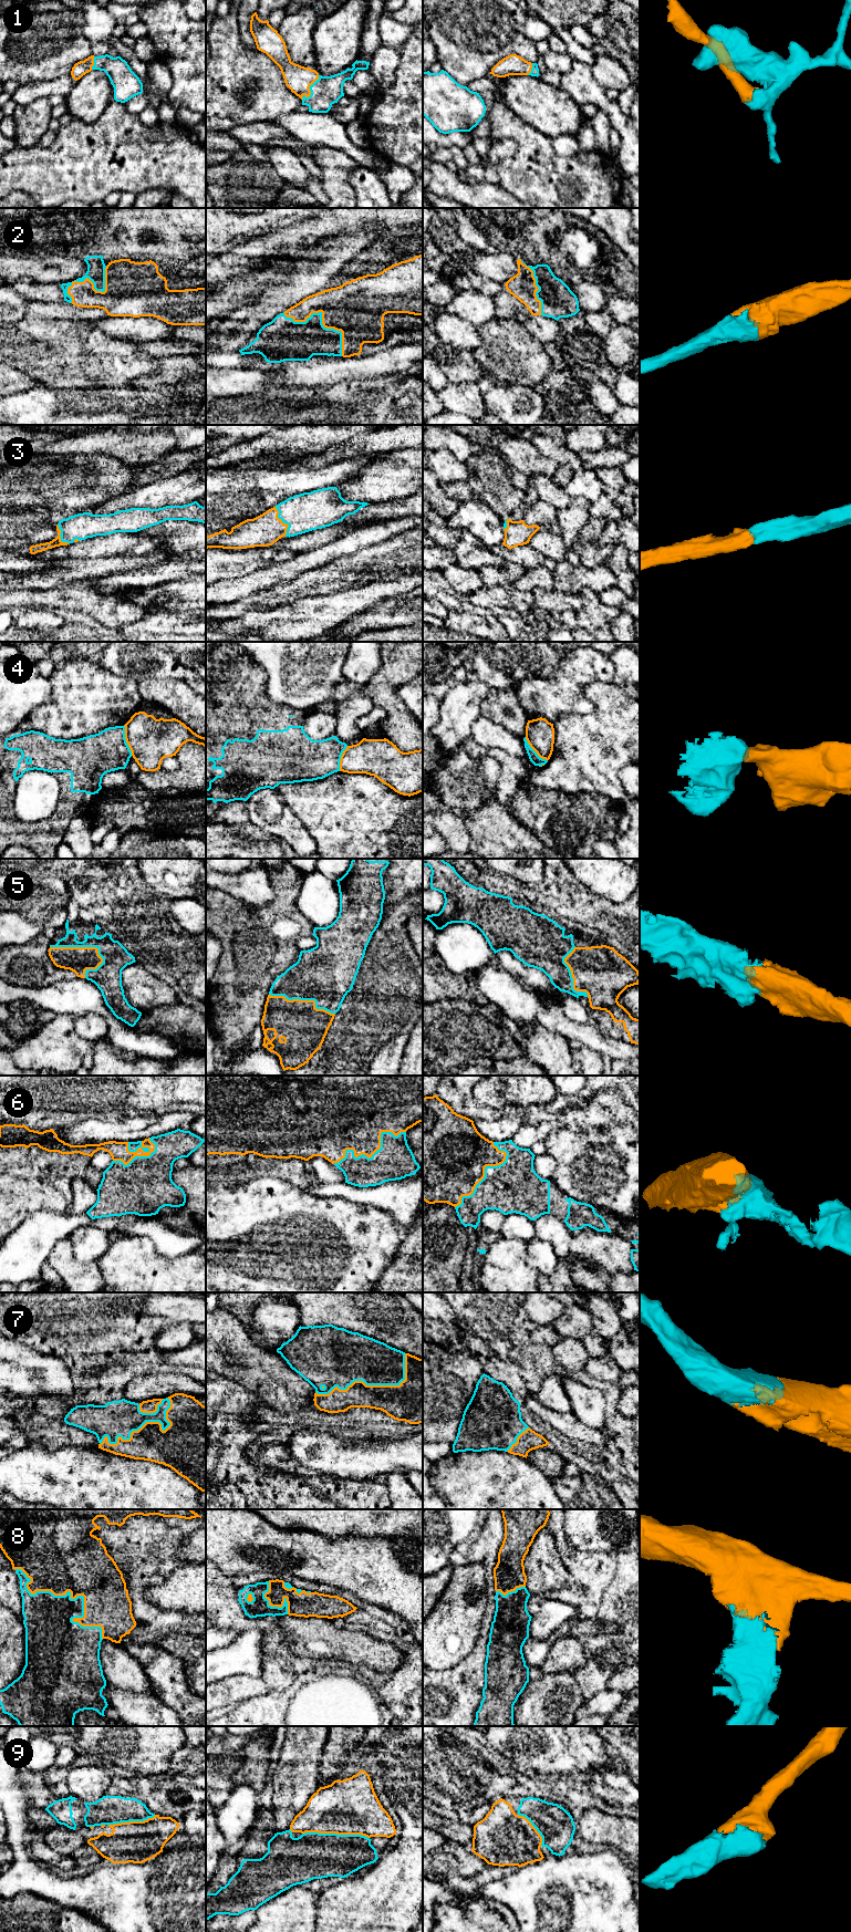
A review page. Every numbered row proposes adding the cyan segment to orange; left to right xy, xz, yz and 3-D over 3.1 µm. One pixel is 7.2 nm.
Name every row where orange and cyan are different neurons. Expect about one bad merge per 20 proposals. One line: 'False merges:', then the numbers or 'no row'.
False merges: 4

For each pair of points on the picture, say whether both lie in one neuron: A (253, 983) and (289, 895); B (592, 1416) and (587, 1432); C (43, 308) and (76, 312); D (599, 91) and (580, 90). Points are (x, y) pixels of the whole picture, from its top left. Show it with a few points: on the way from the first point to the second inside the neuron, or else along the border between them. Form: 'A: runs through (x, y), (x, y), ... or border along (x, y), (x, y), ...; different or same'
A: runs through (253, 961), (257, 947), (280, 923), (281, 917); same
B: border along (567, 1412), (572, 1412), (587, 1424), (602, 1430); different
C: runs through (51, 310), (69, 311); same
D: runs through (594, 95), (584, 94); same

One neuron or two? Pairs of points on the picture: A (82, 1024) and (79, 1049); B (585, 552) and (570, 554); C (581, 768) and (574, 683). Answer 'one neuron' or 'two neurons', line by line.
A: two neurons
B: two neurons
C: two neurons

